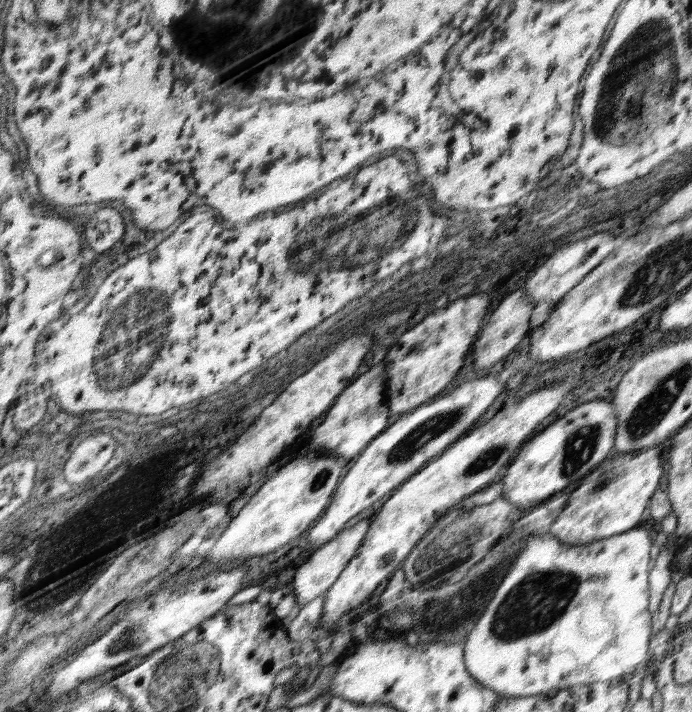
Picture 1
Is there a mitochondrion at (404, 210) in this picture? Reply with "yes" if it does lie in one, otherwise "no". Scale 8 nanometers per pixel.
yes

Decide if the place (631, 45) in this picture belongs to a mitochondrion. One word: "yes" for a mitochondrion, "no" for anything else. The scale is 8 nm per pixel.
yes

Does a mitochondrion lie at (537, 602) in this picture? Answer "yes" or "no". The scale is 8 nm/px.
yes

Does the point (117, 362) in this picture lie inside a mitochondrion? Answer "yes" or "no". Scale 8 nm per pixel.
yes

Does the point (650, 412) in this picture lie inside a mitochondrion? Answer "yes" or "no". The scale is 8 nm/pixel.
yes

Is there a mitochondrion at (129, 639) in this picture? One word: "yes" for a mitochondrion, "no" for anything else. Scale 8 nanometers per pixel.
yes

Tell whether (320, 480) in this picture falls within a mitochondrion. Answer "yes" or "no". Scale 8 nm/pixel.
no

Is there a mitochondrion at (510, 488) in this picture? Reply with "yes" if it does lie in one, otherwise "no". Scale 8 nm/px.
no

